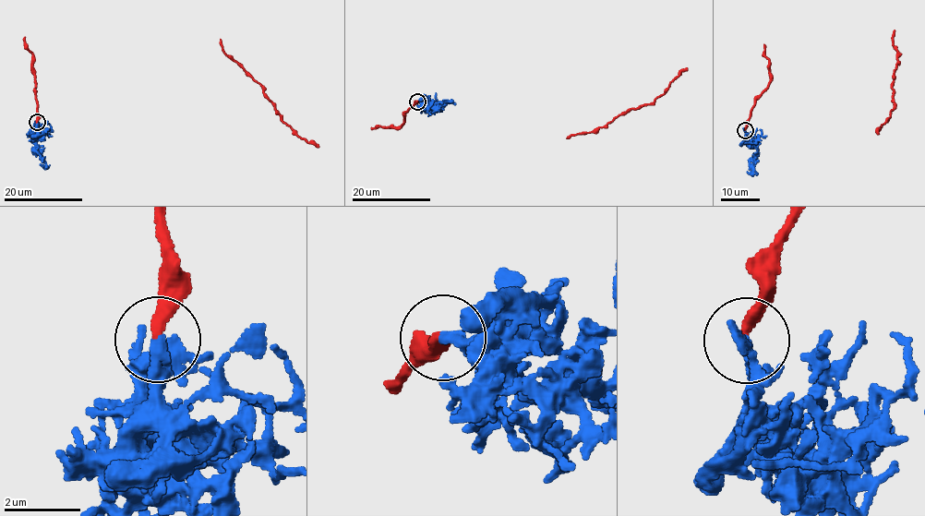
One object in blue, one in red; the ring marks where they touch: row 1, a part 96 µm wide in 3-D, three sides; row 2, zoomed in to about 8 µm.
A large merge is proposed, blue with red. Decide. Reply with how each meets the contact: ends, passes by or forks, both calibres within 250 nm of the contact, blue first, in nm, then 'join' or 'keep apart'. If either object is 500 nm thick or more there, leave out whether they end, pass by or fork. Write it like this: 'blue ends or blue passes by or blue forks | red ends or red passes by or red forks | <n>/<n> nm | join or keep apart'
blue ends | red ends | 280/340 nm | keep apart

